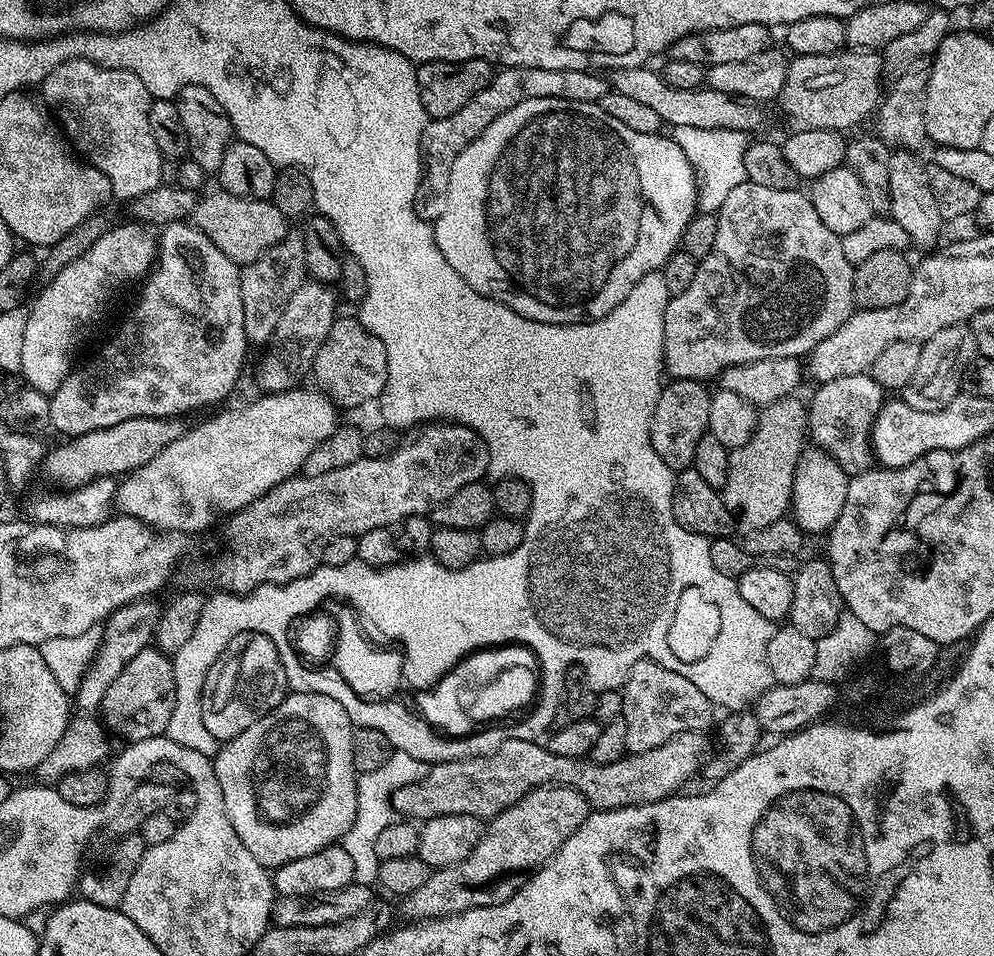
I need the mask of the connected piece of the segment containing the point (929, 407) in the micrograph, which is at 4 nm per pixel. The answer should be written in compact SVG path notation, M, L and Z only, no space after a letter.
M967 323L946 326L938 330L938 334L920 344L914 378L910 378L910 382L902 390L902 399L906 406L923 412L942 410L953 398L961 395L962 370L966 370L966 365L977 355L974 334Z

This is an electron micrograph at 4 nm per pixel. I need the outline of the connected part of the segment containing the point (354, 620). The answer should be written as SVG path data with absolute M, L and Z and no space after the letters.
M338 595L338 616L334 630L338 628L338 644L330 644L330 672L336 675L348 692L360 700L360 704L384 704L394 692L416 692L414 686L400 672L400 650L398 644L384 646L370 640L370 634L360 624L359 604L351 597Z

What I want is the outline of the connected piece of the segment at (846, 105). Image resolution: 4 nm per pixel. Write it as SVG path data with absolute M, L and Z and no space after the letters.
M841 50L829 56L793 55L788 62L786 82L778 105L805 128L843 133L877 111L882 99L880 79L885 79L884 61L876 50Z

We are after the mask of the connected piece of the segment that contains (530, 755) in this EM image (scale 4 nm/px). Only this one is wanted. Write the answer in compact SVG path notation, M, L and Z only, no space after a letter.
M703 731L680 732L670 737L662 746L654 746L654 750L626 754L618 762L593 764L588 758L562 758L562 754L554 754L543 743L536 740L507 740L502 742L493 752L484 756L468 756L465 760L441 760L433 763L418 782L410 786L402 786L392 796L392 811L404 818L416 822L433 820L439 816L450 814L466 814L491 818L502 810L514 806L525 794L535 788L545 788L548 784L561 784L567 788L578 790L588 800L593 809L609 812L615 808L638 806L665 800L667 796L677 795L687 780L701 775L702 769L710 755L708 740Z

